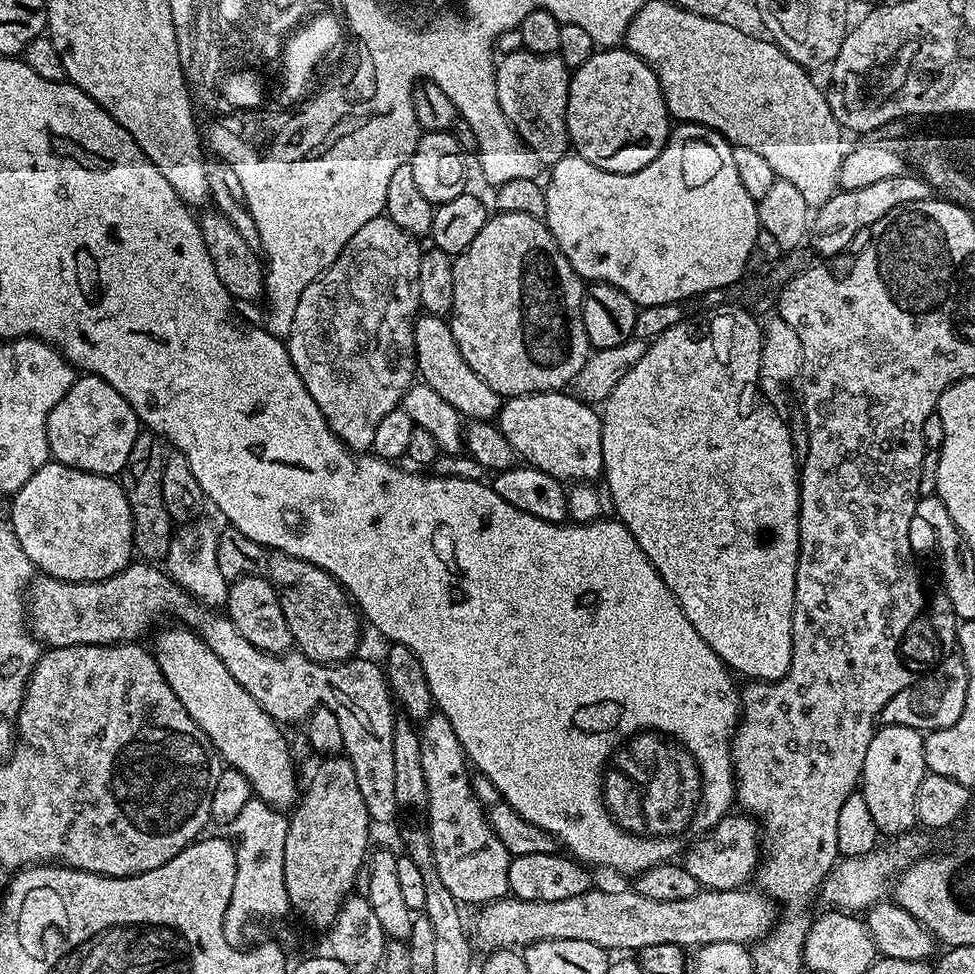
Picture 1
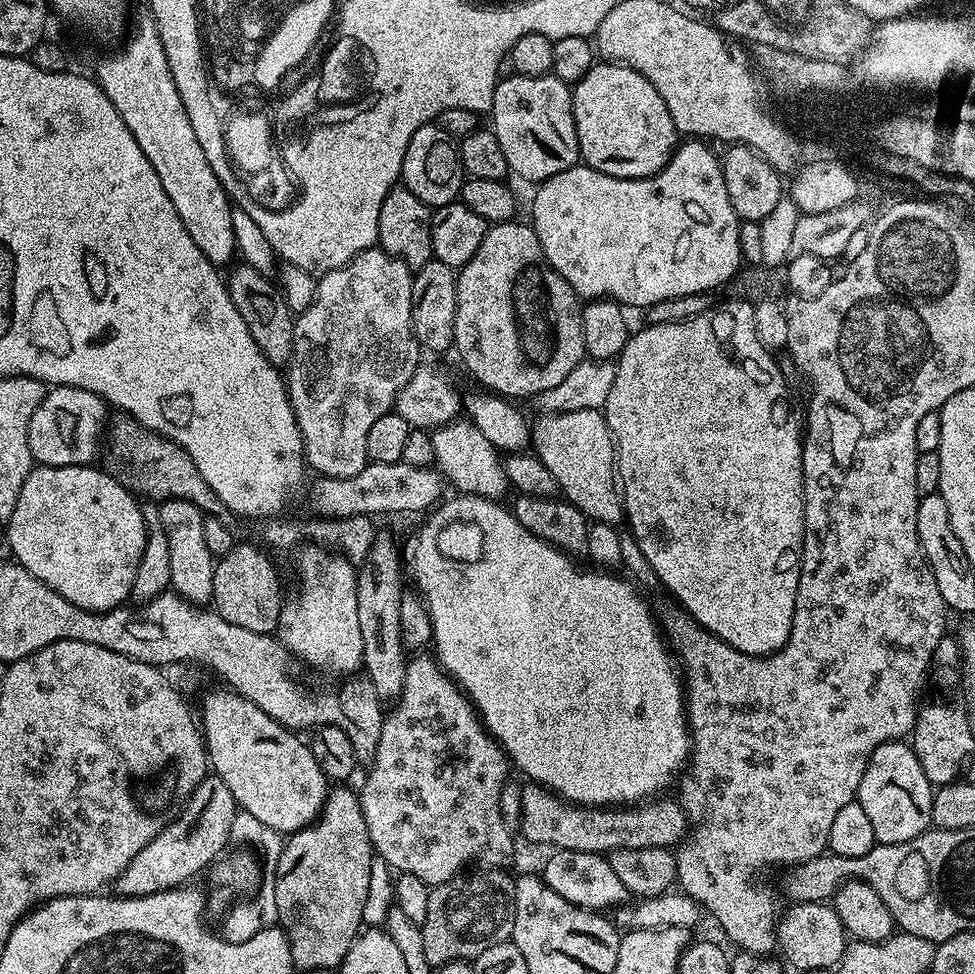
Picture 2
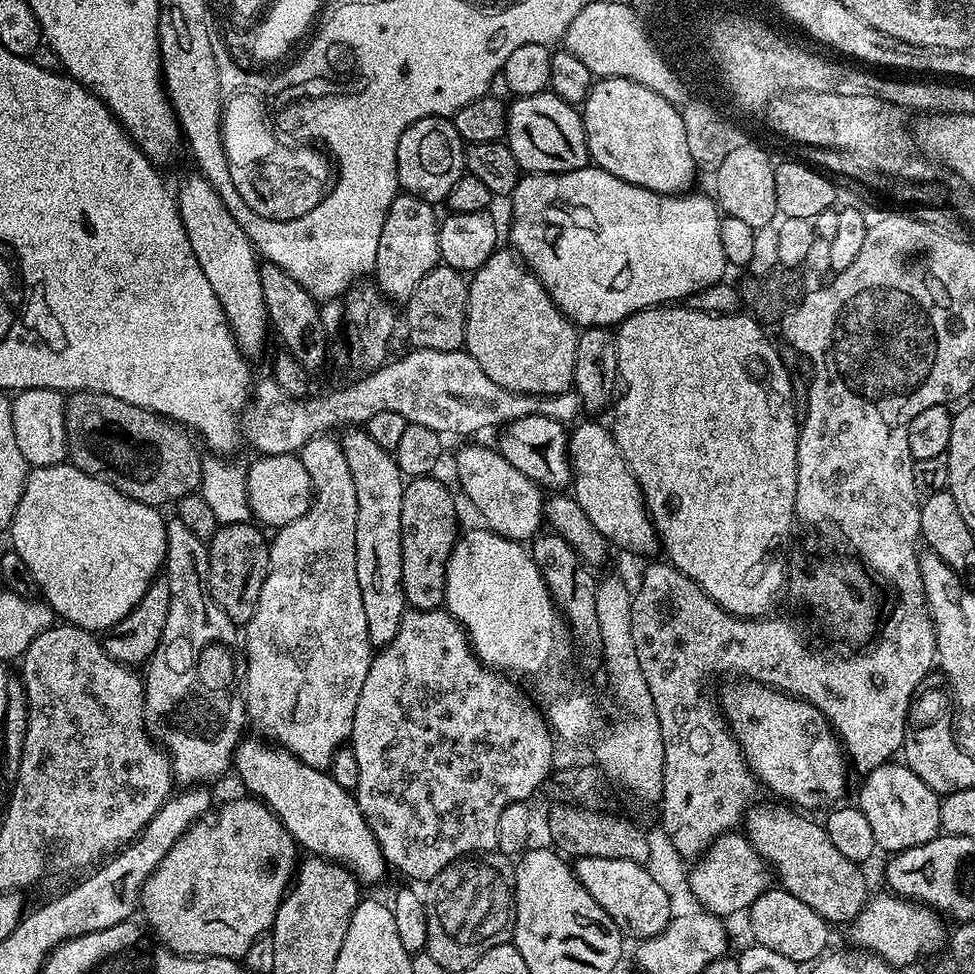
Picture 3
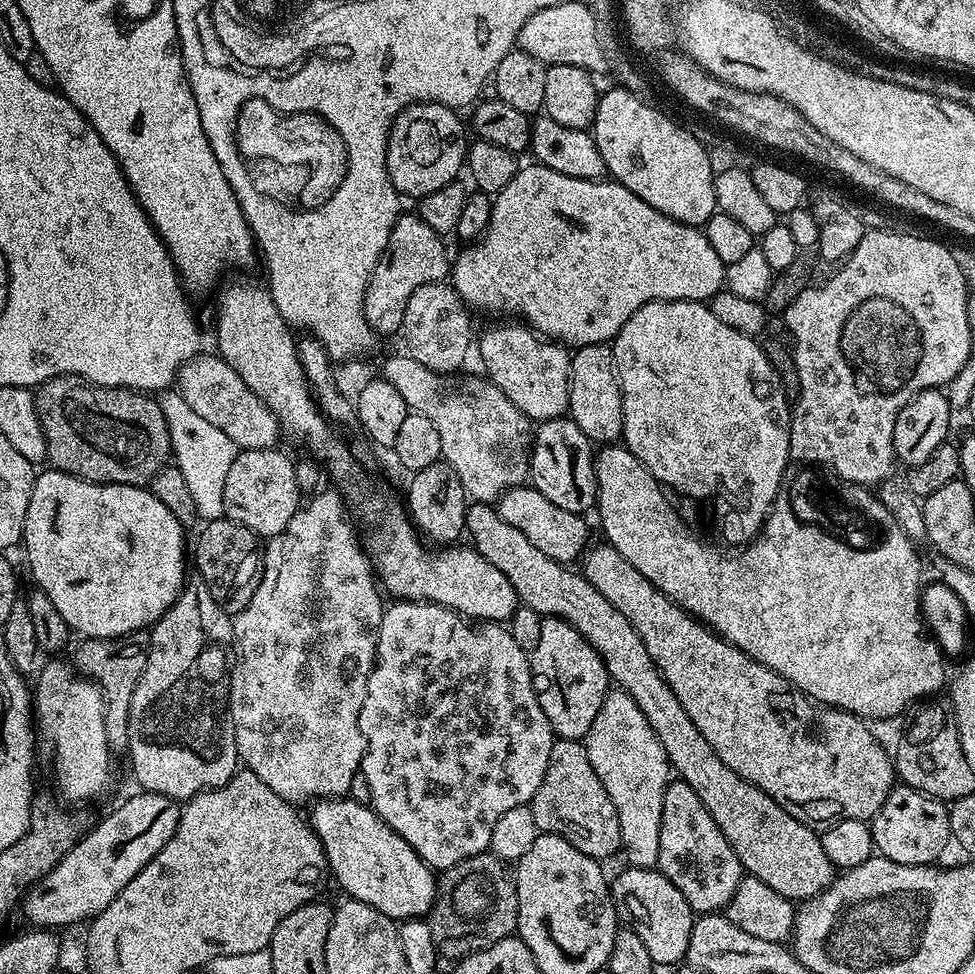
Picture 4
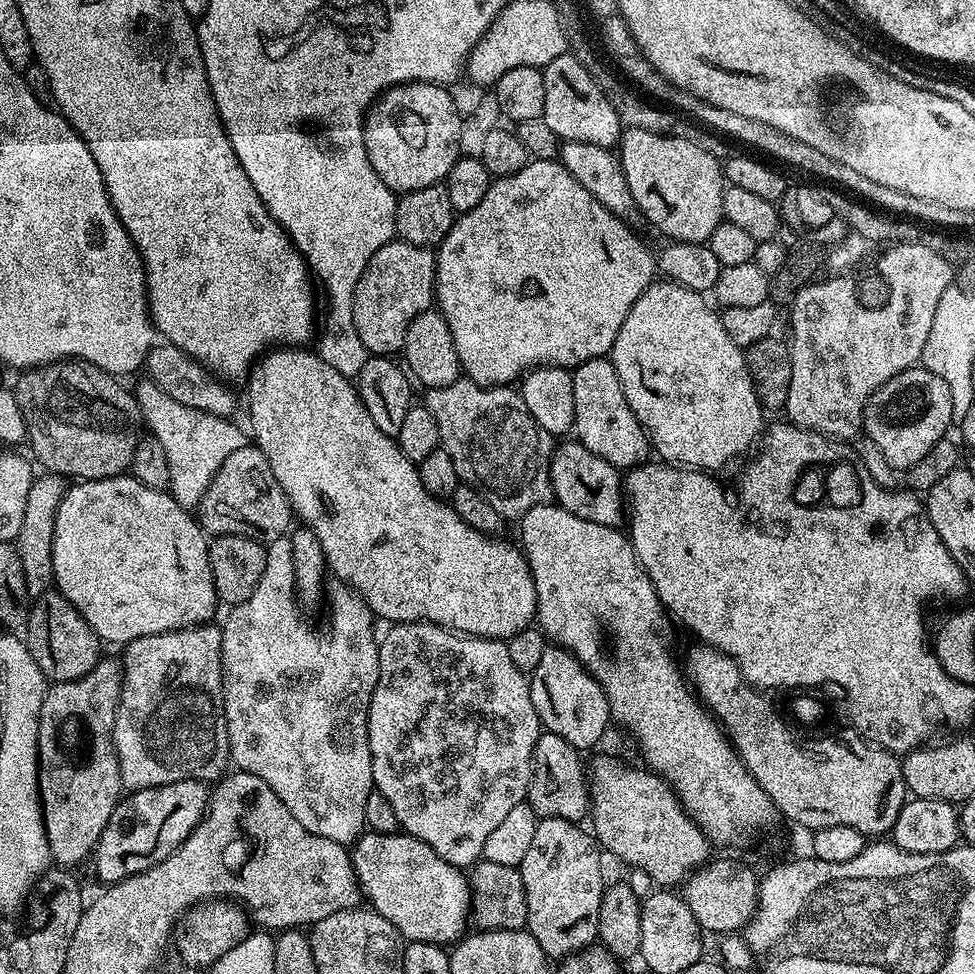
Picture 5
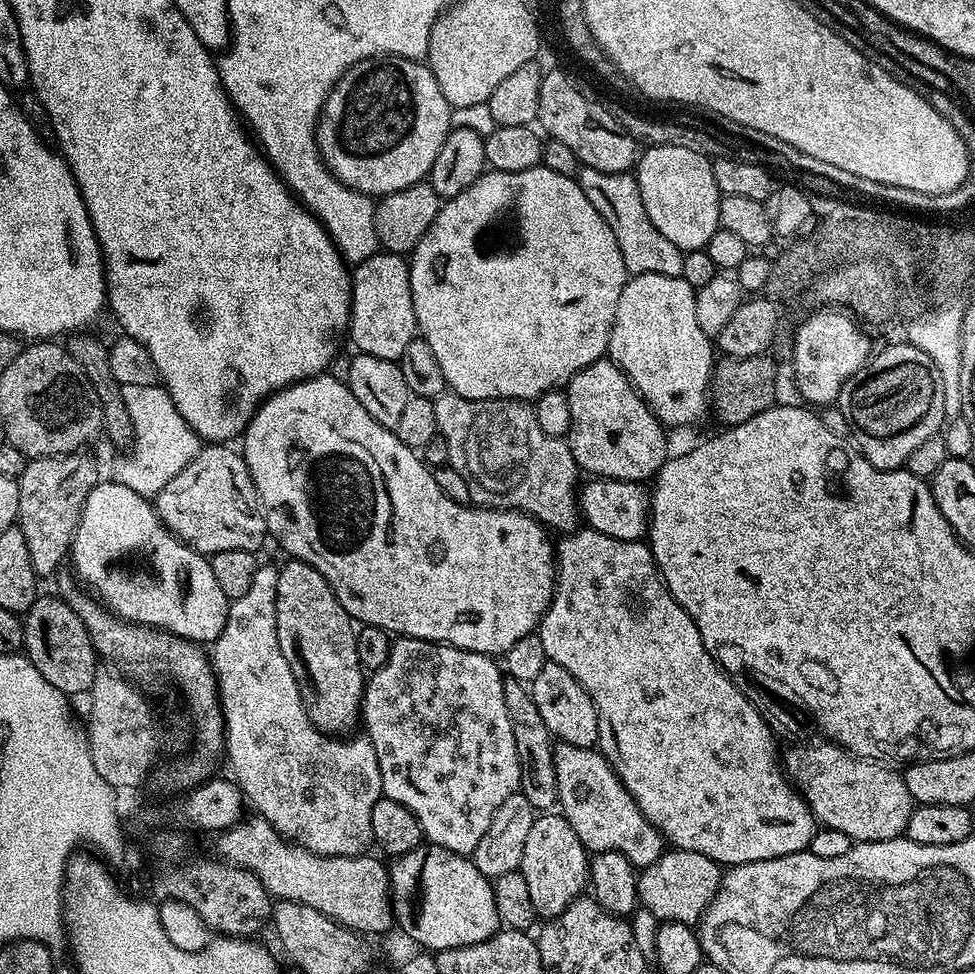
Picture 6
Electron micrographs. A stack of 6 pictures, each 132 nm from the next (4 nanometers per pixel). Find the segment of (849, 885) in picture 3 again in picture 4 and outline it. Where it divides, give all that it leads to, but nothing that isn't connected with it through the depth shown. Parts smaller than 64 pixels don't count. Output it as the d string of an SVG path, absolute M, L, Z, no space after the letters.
M491 503L468 504L468 512L464 515L464 532L472 539L469 540L471 547L475 548L478 554L482 554L482 558L486 558L490 566L498 566L498 570L506 574L510 586L514 586L517 601L527 611L536 612L542 618L556 616L559 620L568 620L570 626L574 626L574 630L578 630L578 634L582 634L582 638L586 638L586 642L594 646L594 650L606 666L609 681L619 691L630 694L634 702L638 702L638 710L646 714L646 722L650 722L658 742L662 742L662 750L666 754L671 771L679 779L688 783L690 790L698 794L702 806L710 810L710 818L718 822L718 830L722 830L726 842L730 842L734 854L738 854L741 869L747 875L758 878L758 882L766 882L770 890L778 890L778 894L793 902L803 902L809 900L811 896L819 896L822 890L831 886L834 869L830 858L826 856L826 850L822 850L817 829L798 822L798 818L786 814L786 810L782 810L778 802L774 802L761 788L754 786L734 770L730 770L730 766L726 766L726 762L722 762L722 758L714 754L710 742L706 742L698 726L690 722L690 714L682 710L682 702L678 702L678 698L670 690L664 676L656 669L656 663L650 658L650 654L646 654L646 646L638 630L634 630L634 626L626 622L626 614L622 614L622 610L606 602L606 598L598 594L598 590L594 590L594 586L590 586L590 582L579 571L571 572L573 570L571 567L559 564L554 558L542 554L542 550L538 550L538 546L534 546L534 542L530 542L530 538L522 534L522 530L510 526L510 522L506 522L506 518L502 518Z

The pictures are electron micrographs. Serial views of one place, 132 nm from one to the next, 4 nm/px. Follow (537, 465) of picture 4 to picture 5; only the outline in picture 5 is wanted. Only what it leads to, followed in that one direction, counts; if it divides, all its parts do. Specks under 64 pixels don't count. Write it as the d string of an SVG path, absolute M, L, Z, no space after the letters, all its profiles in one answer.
M565 439L553 447L548 477L555 503L570 514L602 526L616 526L621 523L620 519L625 519L626 497L622 491L621 473L610 462L598 458L598 454L590 454L590 450L575 439Z

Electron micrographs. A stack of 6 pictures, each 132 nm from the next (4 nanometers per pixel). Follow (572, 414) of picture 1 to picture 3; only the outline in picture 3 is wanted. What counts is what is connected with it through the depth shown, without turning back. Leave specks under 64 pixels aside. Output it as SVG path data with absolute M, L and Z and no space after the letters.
M579 424L575 425L576 429L574 427L571 429L568 437L568 458L572 462L573 478L570 488L578 506L582 506L582 510L586 510L586 518L590 518L590 522L594 522L598 530L602 530L604 539L609 545L616 547L617 544L618 547L625 548L628 552L637 552L640 556L651 557L653 555L651 552L657 551L658 548L656 528L652 525L652 517L649 516L648 509L644 506L644 495L622 450L616 445L615 438L605 425L603 428L600 424Z

